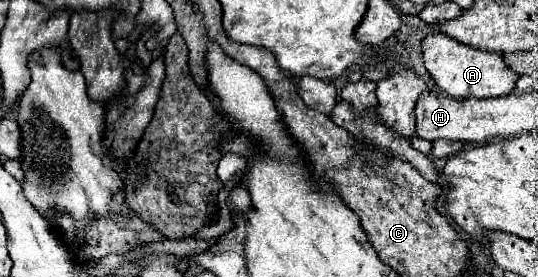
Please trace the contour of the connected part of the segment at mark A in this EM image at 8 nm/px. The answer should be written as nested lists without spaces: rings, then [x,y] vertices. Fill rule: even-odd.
[[[432,33],[422,41],[424,51],[424,65],[430,77],[450,95],[456,99],[466,97],[498,97],[508,95],[516,87],[518,73],[514,73],[502,59],[500,53],[488,53],[474,49],[470,45],[458,43],[442,33]]]

